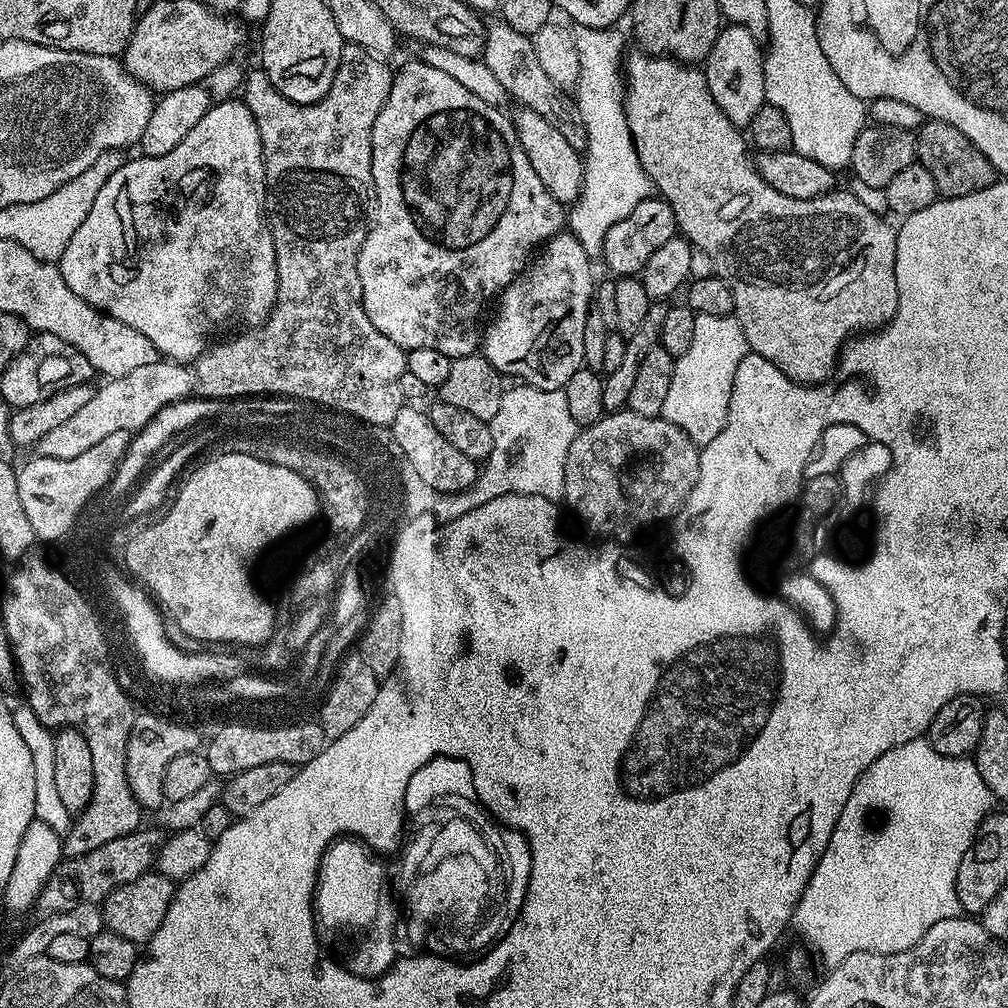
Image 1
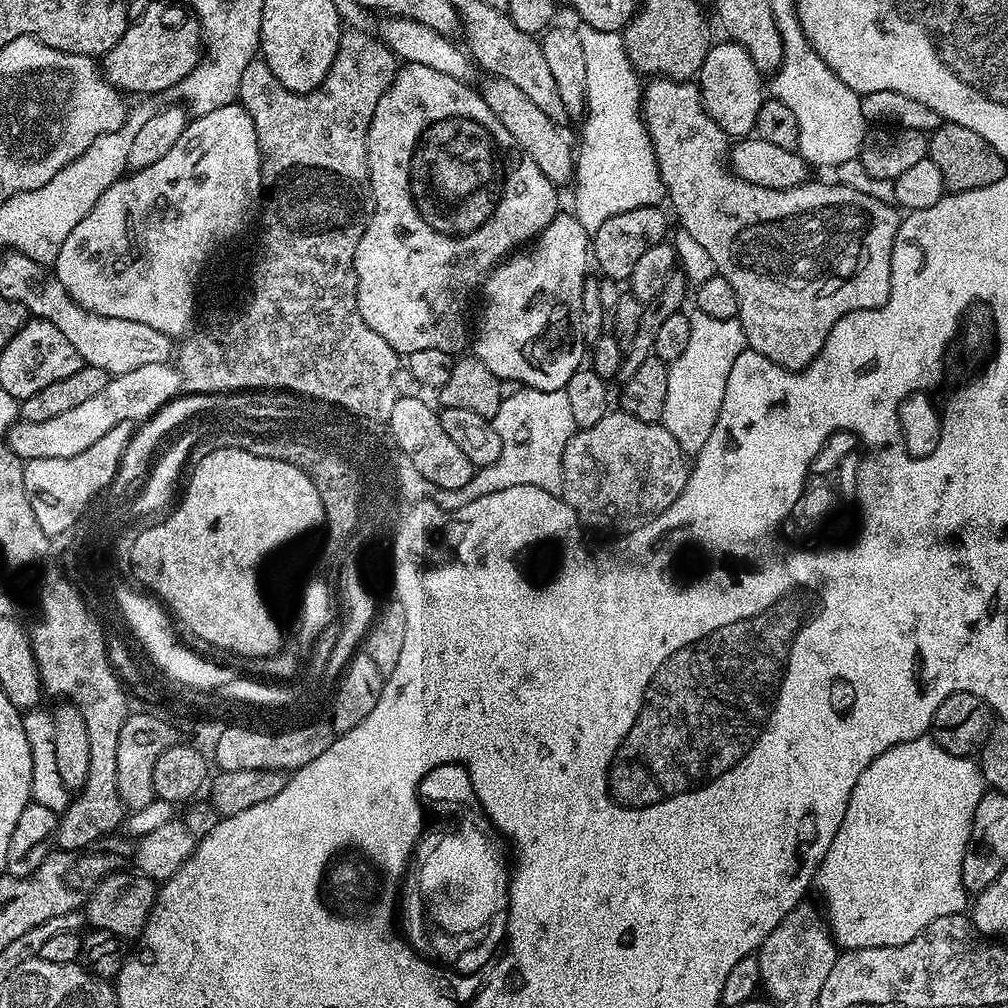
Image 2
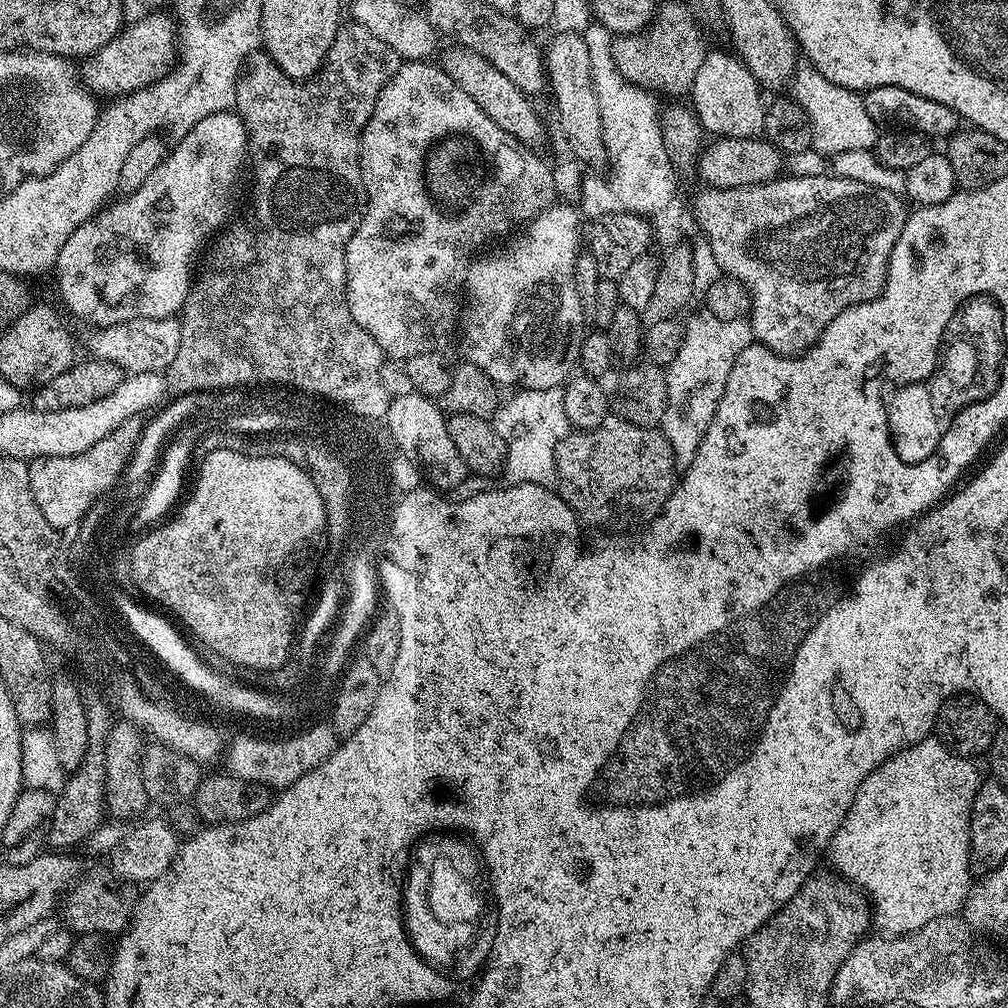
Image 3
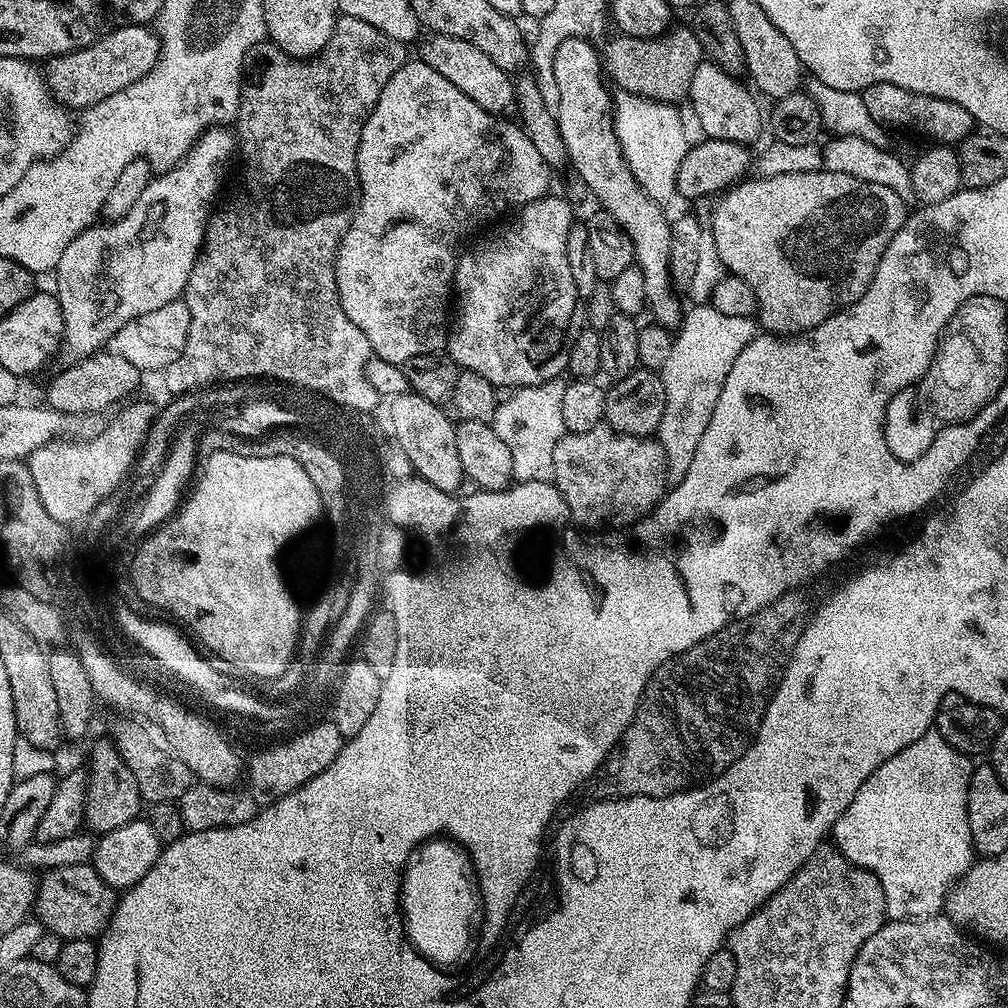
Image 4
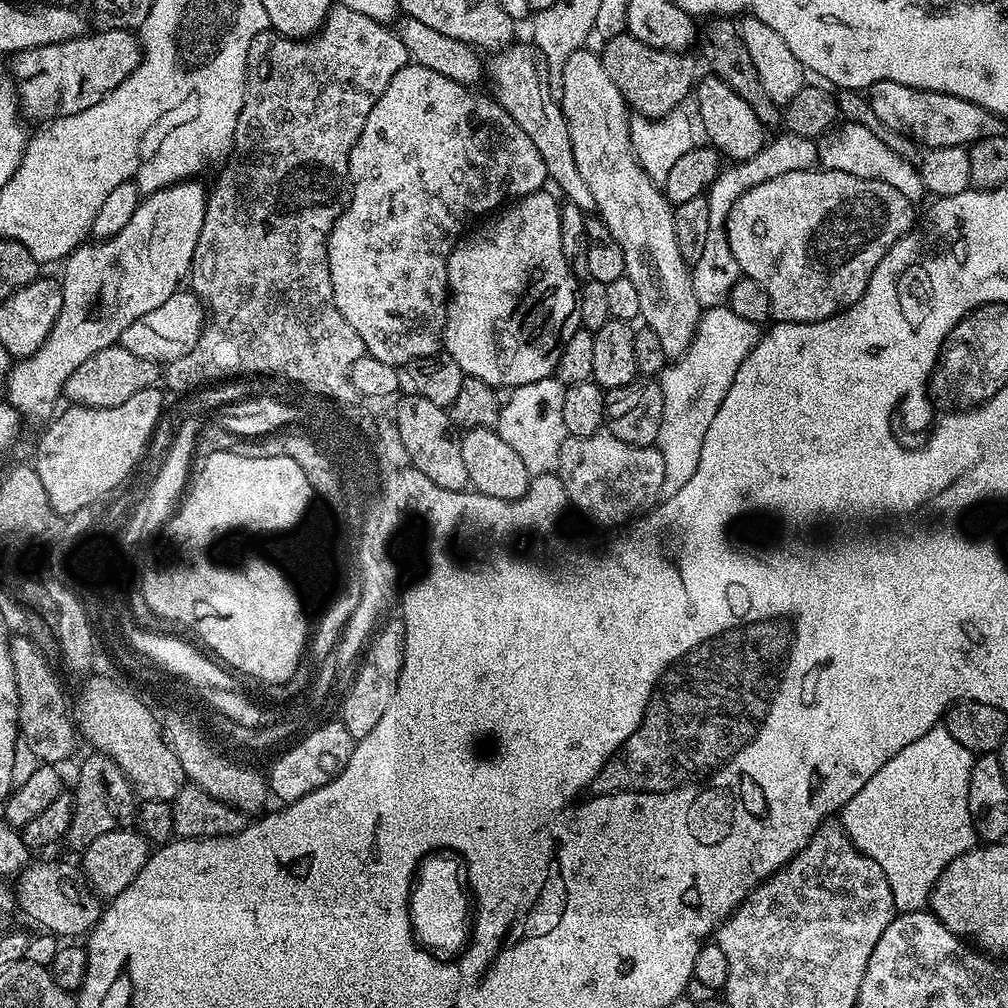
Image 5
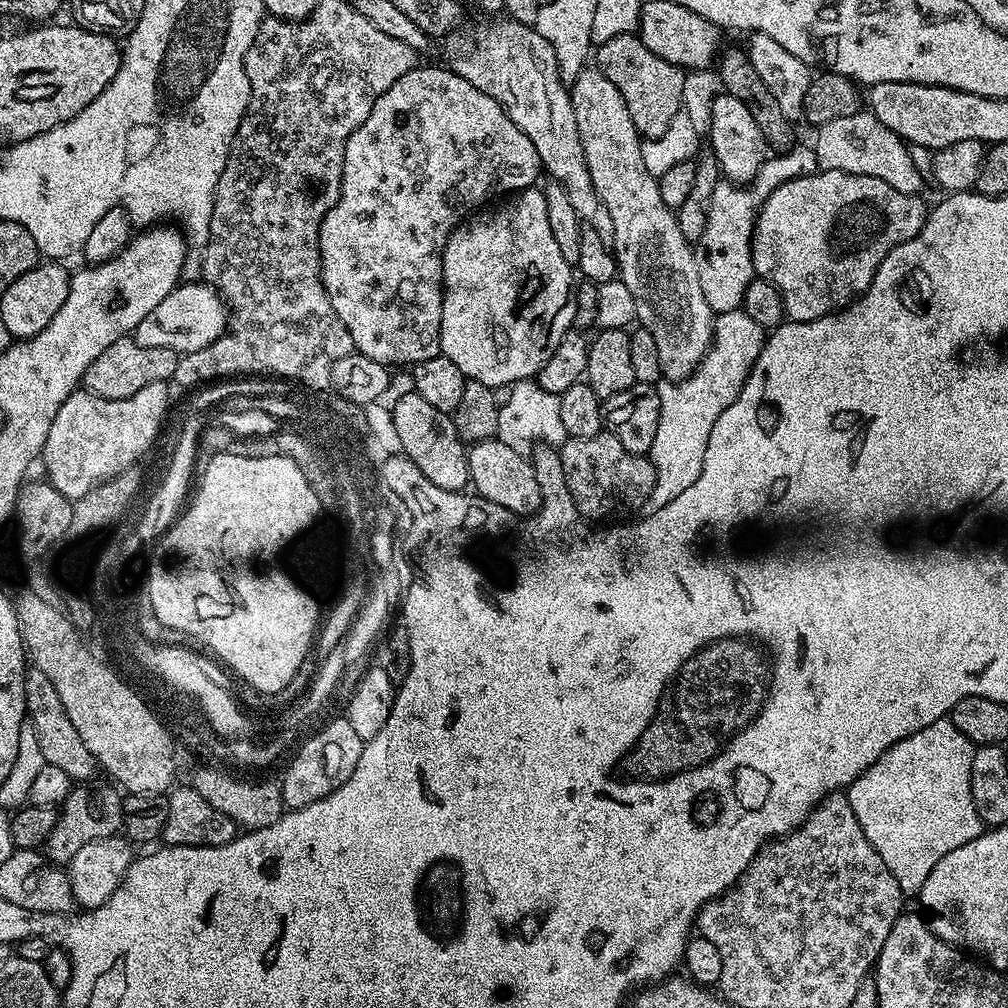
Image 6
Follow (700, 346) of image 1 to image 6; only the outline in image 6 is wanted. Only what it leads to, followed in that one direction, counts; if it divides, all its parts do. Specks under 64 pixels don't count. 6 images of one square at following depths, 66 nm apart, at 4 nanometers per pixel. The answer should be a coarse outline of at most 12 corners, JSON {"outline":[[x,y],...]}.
{"outline":[[750,314],[717,315],[694,374],[655,385],[649,509],[702,474],[710,430],[765,339]]}

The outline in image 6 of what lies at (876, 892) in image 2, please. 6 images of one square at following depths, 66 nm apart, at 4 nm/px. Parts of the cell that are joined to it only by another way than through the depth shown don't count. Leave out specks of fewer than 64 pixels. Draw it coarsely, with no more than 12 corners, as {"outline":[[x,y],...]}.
{"outline":[[936,720],[846,795],[901,893],[986,825],[974,745]]}

